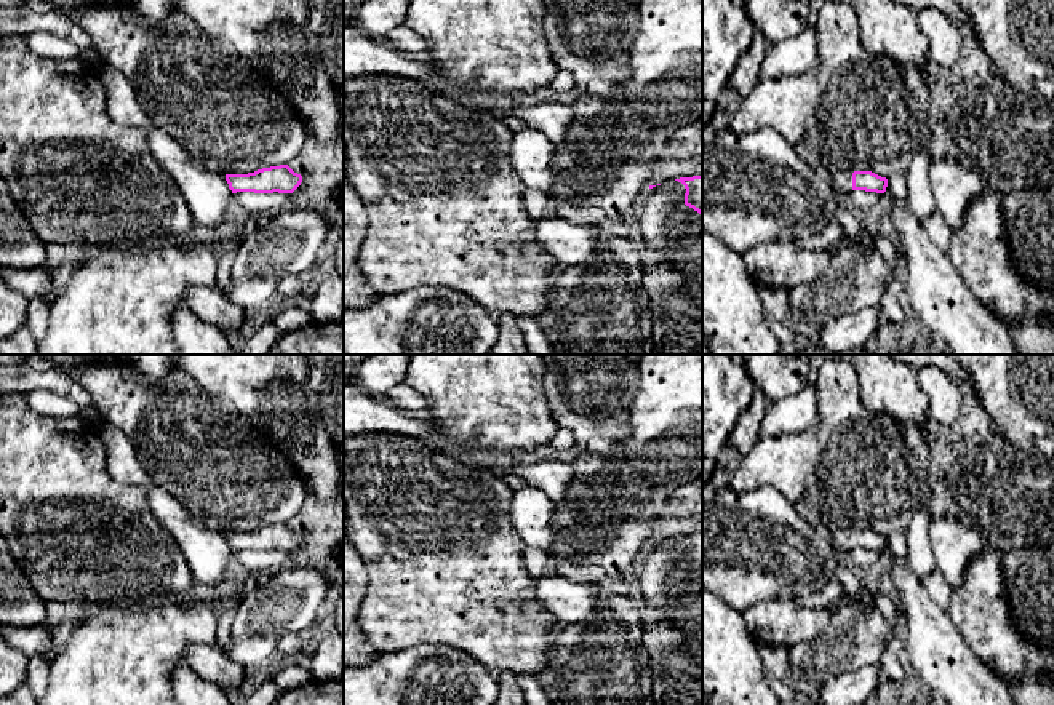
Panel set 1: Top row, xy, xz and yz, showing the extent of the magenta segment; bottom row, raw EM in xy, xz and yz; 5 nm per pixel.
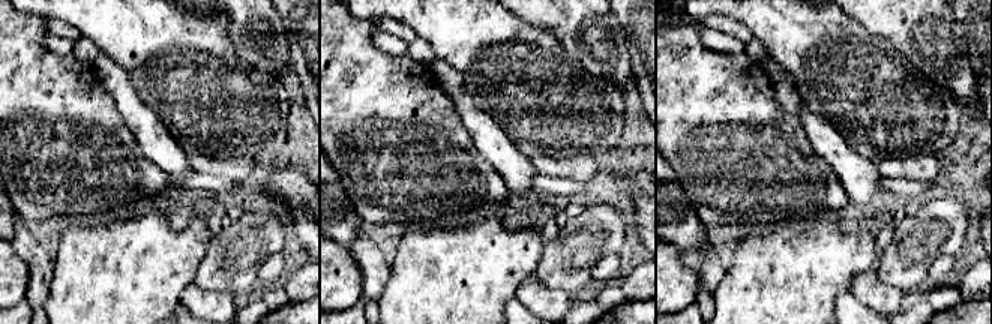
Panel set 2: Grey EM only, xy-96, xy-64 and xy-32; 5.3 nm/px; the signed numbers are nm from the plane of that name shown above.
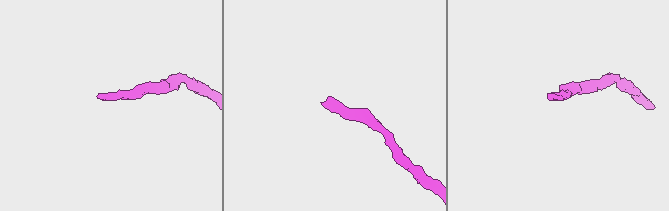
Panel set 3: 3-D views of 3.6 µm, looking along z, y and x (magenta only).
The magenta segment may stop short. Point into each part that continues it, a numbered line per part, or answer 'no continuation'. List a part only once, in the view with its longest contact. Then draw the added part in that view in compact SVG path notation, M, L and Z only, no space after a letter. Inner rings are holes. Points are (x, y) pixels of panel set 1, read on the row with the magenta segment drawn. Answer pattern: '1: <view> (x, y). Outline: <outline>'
1: yz (842, 179). Outline: M838 169L830 174L830 181L835 190L849 193L852 192L852 169Z

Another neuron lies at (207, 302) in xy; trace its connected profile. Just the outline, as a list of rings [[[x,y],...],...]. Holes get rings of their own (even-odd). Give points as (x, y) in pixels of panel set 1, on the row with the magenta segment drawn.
[[[195,286],[186,293],[186,307],[202,321],[222,333],[235,331],[246,323],[245,310],[230,302],[216,286]]]

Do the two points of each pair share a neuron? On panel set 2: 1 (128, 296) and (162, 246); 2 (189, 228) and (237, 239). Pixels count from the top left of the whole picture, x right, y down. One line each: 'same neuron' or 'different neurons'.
1: same neuron
2: different neurons

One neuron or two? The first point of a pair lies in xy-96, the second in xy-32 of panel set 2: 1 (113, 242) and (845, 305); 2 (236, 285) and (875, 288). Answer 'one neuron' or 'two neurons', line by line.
1: two neurons
2: two neurons

